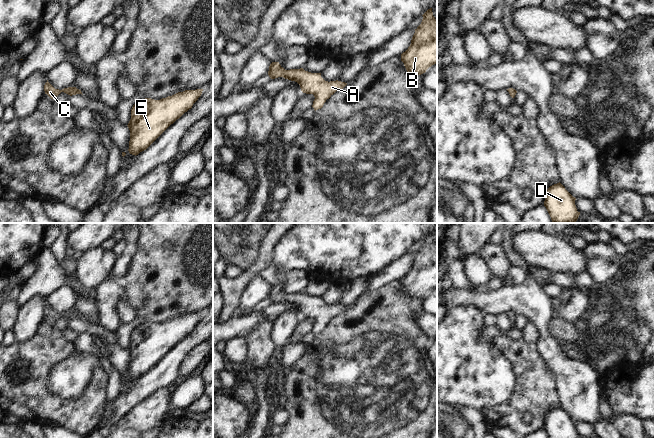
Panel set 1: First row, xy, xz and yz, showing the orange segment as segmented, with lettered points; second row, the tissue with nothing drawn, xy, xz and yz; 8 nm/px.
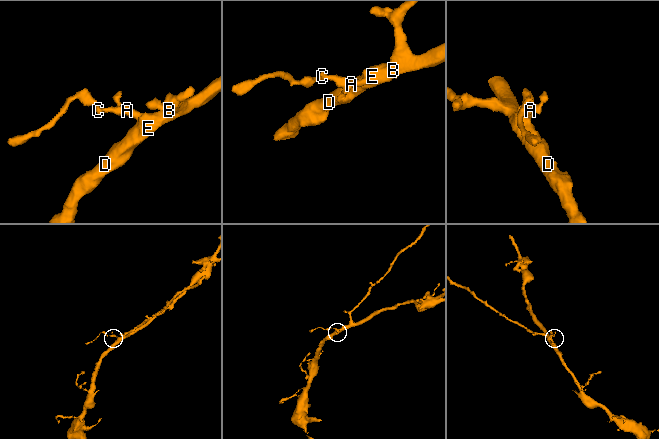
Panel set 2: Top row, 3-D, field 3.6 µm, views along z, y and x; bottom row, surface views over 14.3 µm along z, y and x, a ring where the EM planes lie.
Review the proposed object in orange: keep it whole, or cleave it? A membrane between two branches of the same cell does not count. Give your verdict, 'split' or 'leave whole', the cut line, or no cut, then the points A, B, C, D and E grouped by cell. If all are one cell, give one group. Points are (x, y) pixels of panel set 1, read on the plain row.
leave whole; cut none; groups A B C D E

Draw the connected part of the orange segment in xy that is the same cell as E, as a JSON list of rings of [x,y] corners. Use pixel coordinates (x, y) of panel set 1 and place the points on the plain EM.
[[[203,313],[185,314],[160,324],[145,322],[135,327],[127,349],[130,354],[129,377],[136,380],[146,374],[171,348],[192,332],[202,315]]]

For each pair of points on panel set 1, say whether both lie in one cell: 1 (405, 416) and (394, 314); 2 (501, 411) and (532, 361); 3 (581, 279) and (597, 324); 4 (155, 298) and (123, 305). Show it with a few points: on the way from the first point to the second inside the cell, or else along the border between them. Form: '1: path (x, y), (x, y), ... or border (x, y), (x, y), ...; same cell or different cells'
1: path (396, 391), (396, 384), (394, 382), (394, 339); same cell
2: path (515, 403), (532, 386), (532, 375); same cell
3: border (592, 285), (588, 289); different cells
4: border (124, 299), (134, 309), (137, 317); different cells

